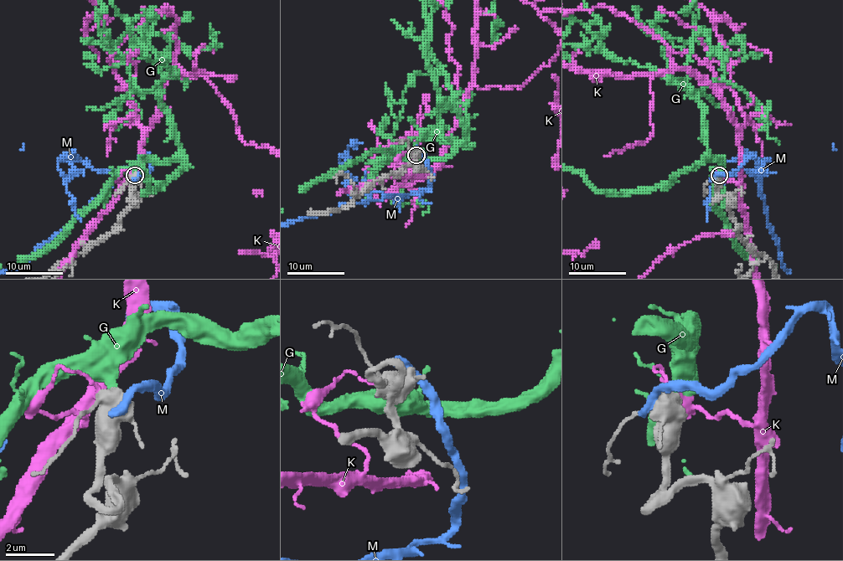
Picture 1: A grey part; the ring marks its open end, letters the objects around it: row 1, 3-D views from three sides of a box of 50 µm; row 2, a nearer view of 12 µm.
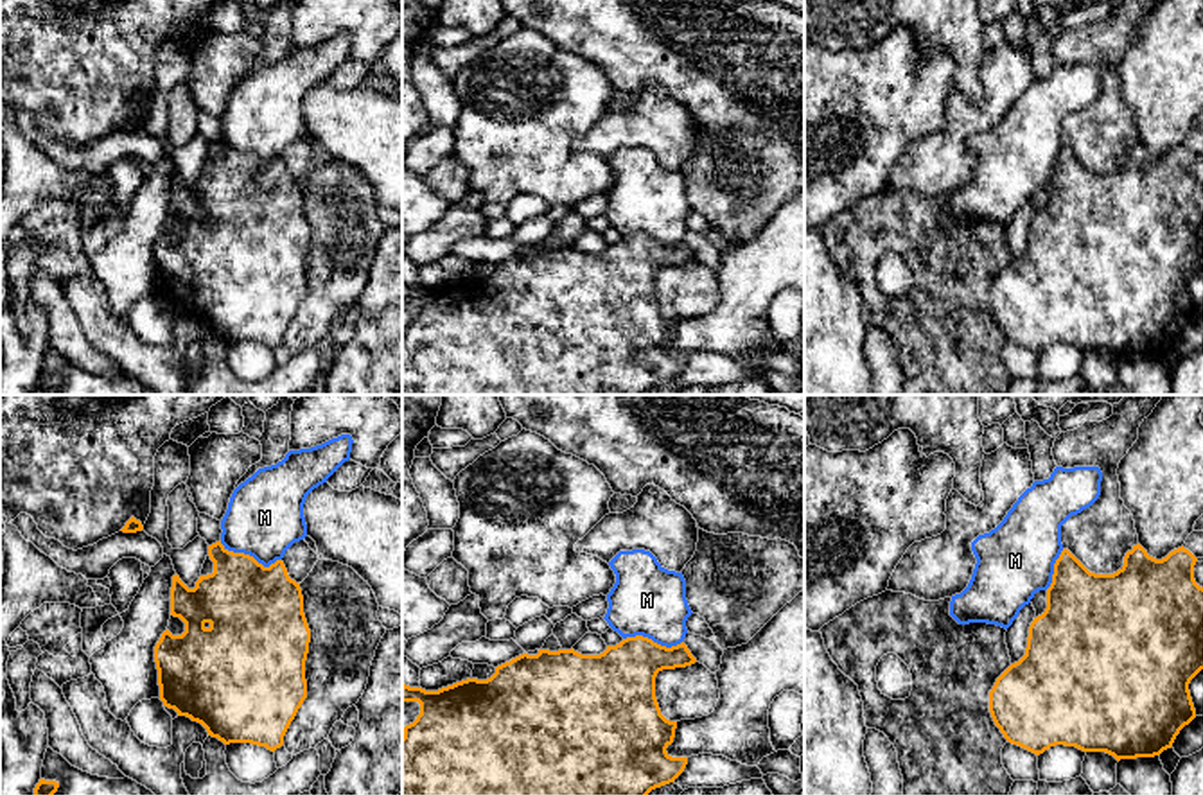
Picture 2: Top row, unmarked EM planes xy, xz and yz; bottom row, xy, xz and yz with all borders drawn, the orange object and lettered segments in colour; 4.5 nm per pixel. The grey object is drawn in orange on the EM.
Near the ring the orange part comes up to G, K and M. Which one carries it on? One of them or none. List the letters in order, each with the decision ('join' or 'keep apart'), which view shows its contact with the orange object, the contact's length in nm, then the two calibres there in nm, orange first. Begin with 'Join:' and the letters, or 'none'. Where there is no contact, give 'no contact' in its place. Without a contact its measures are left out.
Join: G
G: join; no contact
K: keep apart; no contact
M: keep apart; contact in xy; length 300 nm; calibres 420 and 340 nm

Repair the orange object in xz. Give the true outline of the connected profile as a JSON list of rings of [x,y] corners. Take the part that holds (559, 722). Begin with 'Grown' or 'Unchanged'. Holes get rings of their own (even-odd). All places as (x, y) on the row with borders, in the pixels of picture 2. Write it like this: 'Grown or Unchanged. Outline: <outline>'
Unchanged. Outline: [[[627,637],[616,646],[607,646],[600,655],[582,655],[571,650],[539,650],[537,655],[522,653],[496,668],[487,680],[467,678],[438,691],[402,684],[402,703],[418,702],[420,714],[404,727],[402,736],[402,795],[648,795],[652,790],[673,782],[686,768],[688,757],[672,757],[666,748],[673,743],[677,721],[661,714],[655,698],[655,677],[663,669],[695,664],[684,642],[666,648],[648,637]]]

